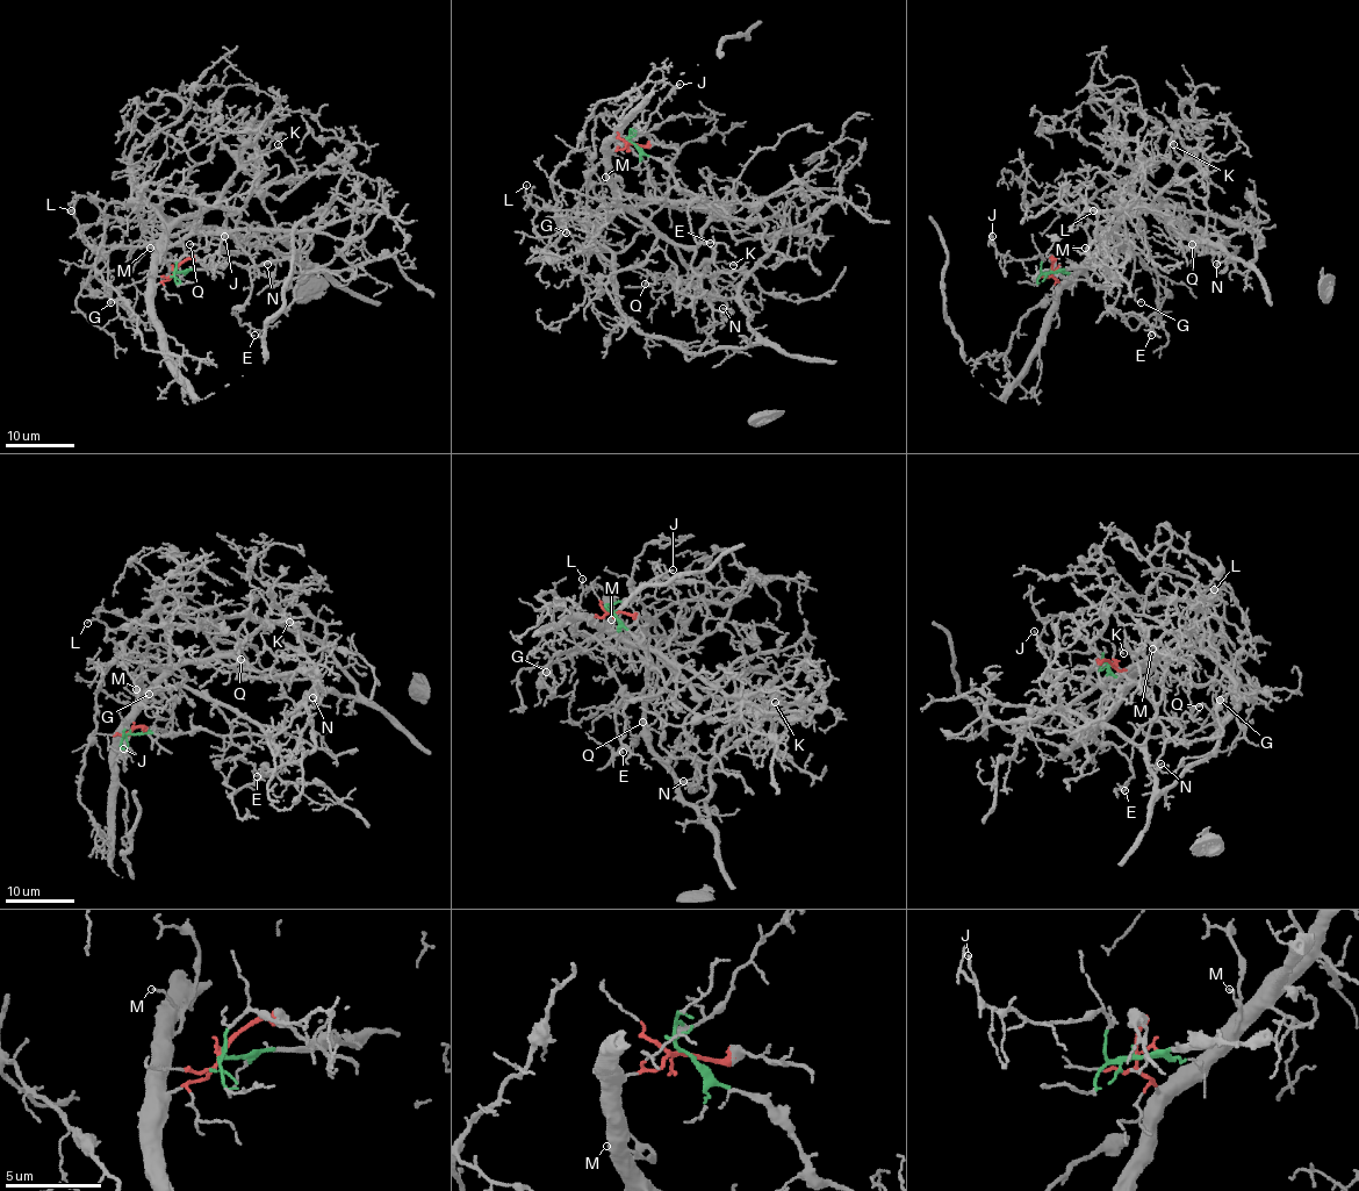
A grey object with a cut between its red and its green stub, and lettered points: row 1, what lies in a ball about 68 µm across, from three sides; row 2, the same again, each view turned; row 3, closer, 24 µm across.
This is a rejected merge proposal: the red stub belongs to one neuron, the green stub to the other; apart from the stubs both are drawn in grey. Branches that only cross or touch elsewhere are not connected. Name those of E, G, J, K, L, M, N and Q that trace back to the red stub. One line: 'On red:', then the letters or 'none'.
On red: G, K, L, M, N, Q

